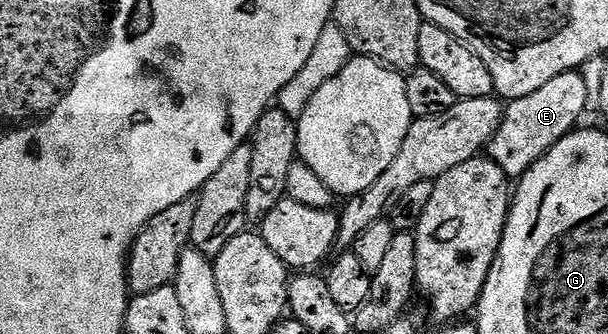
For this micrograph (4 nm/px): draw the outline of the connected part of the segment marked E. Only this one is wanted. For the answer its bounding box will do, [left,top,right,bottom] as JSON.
[487,71,586,179]

